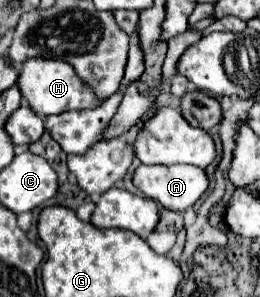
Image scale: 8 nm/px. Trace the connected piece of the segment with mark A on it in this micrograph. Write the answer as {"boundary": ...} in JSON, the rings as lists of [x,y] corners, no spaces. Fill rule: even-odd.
{"boundary":[[[140,165],[134,173],[134,185],[162,207],[170,211],[184,211],[208,189],[208,177],[204,169],[192,165]]]}

